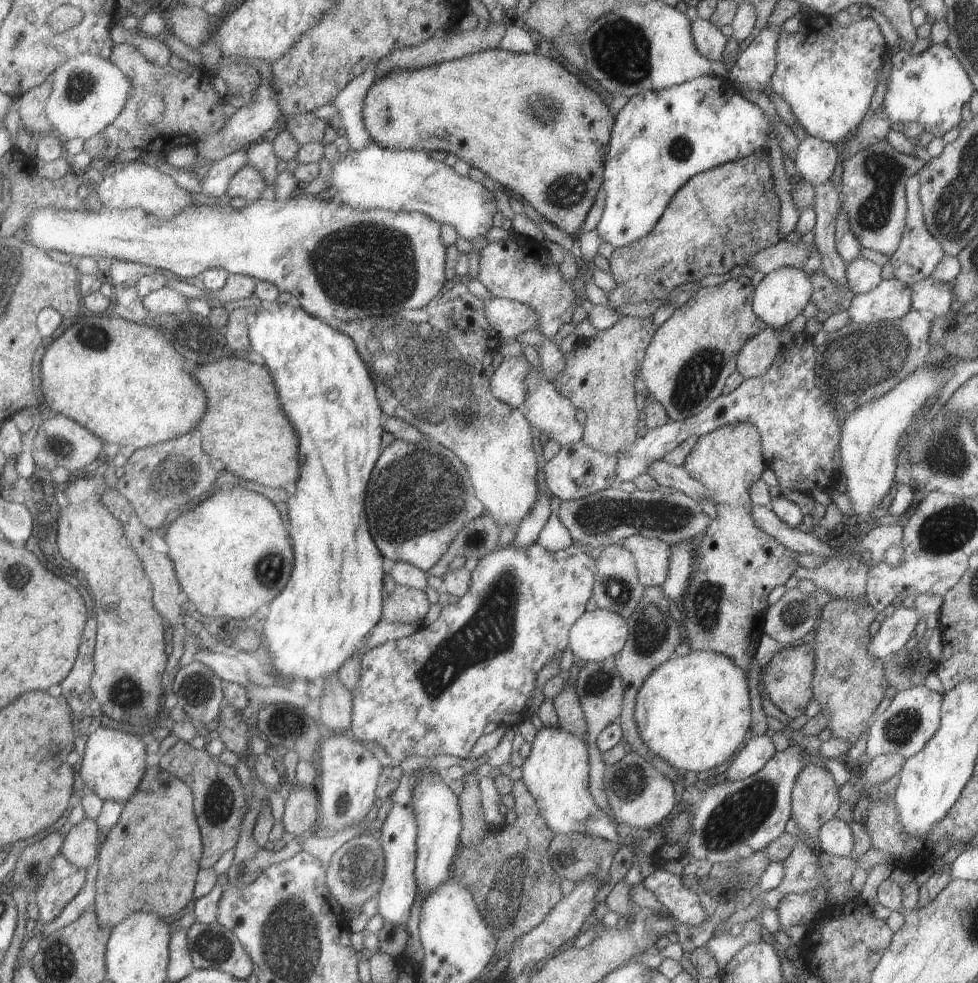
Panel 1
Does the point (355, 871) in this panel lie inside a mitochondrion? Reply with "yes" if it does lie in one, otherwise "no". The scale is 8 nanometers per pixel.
yes

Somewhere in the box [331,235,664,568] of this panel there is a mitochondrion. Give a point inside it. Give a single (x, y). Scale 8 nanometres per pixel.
(414, 376)

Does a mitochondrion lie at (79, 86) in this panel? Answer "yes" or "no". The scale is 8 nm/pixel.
yes

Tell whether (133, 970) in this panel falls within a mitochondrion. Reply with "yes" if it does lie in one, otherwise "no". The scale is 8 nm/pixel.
no

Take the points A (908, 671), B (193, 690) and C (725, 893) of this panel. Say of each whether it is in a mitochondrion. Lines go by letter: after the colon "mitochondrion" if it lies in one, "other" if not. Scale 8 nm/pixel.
A: mitochondrion
B: mitochondrion
C: other

